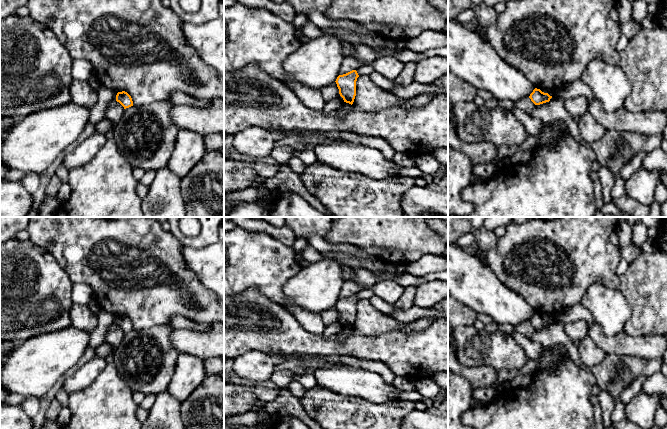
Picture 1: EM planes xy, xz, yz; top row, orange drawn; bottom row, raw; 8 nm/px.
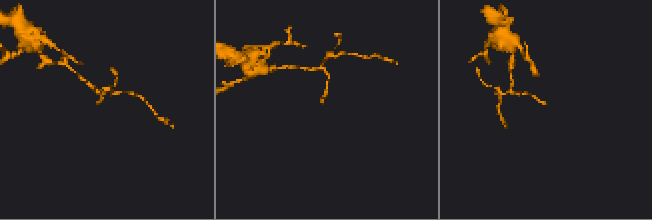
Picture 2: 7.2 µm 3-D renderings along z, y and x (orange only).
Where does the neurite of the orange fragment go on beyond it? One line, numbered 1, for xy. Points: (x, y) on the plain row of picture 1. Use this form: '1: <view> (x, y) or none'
1: none

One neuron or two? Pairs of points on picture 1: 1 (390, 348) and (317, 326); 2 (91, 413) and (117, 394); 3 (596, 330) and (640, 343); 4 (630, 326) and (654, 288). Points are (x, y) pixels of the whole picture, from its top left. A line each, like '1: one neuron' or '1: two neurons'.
1: two neurons
2: one neuron
3: one neuron
4: one neuron

